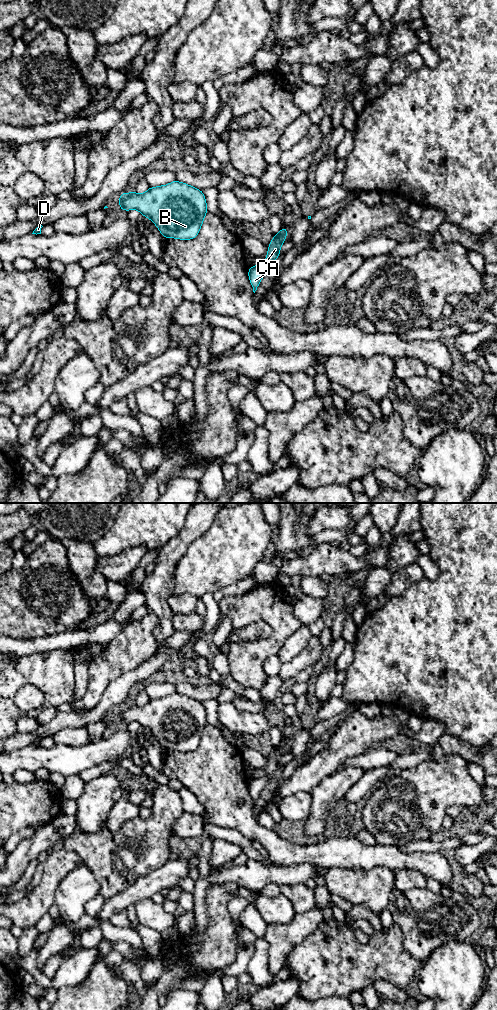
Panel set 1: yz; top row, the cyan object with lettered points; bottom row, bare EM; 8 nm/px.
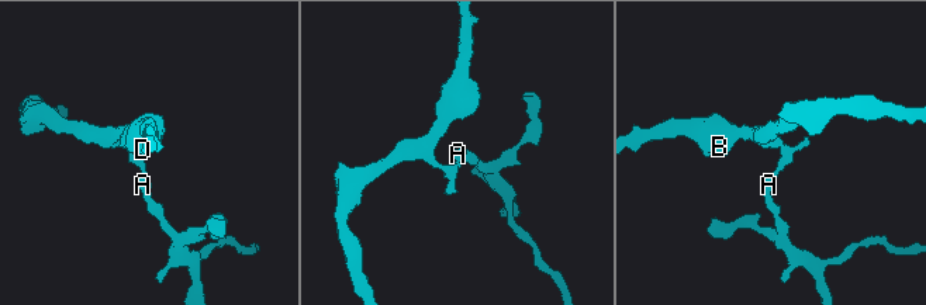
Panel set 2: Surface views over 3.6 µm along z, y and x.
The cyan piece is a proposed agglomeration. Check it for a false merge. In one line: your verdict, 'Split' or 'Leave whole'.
Leave whole

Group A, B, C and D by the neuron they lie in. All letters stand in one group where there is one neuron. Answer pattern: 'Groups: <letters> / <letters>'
Groups: A B C D

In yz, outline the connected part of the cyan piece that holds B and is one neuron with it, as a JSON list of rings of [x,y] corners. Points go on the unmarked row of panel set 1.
[[[177,692],[167,697],[149,699],[143,706],[136,703],[124,704],[119,708],[119,720],[127,724],[132,721],[138,722],[156,737],[165,751],[176,750],[179,752],[196,750],[208,724],[203,703]]]

